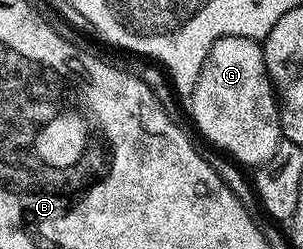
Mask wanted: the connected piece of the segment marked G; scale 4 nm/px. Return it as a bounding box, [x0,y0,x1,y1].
[191,37,281,167]

